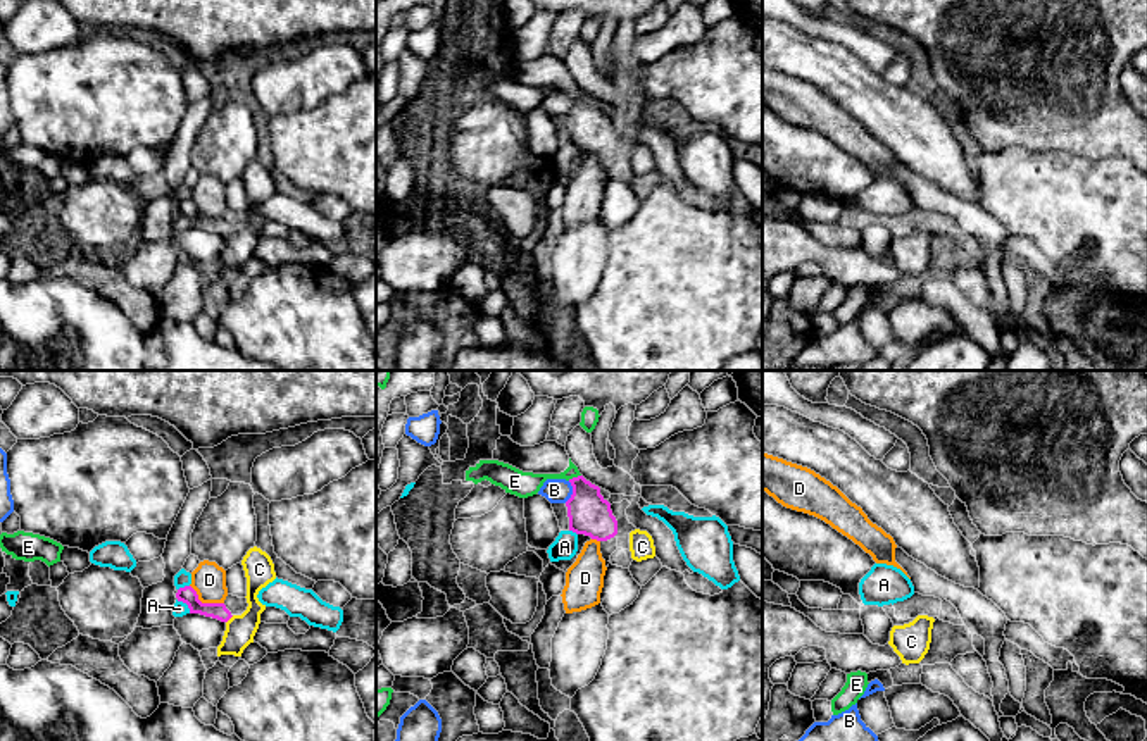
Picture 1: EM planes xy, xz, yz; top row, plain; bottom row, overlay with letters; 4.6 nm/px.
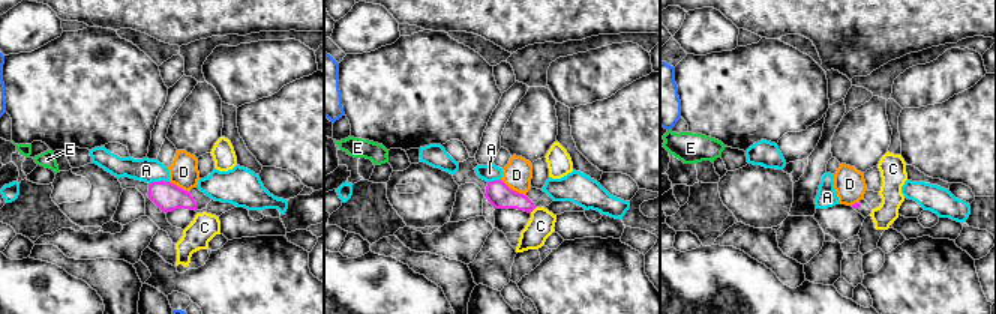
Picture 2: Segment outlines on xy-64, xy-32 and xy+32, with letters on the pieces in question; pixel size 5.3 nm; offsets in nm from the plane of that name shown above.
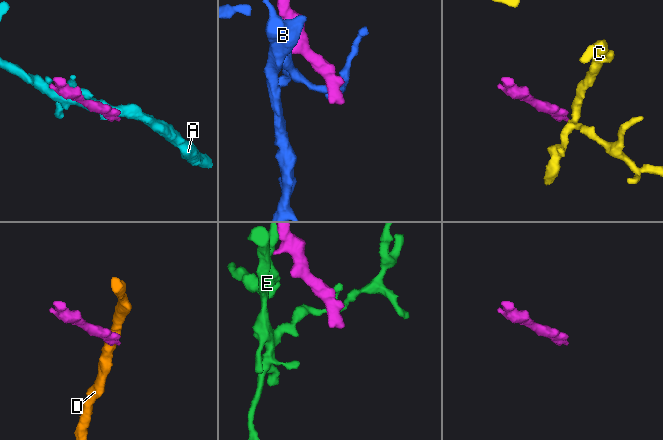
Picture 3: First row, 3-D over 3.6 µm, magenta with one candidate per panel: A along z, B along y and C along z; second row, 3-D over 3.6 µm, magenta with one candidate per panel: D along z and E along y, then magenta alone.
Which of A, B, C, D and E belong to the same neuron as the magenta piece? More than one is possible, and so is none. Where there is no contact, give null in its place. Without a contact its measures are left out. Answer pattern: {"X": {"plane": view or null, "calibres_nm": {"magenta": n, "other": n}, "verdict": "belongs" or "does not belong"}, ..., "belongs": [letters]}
{"A": {"plane": "xy", "calibres_nm": {"magenta": 80, "other": 70}, "verdict": "does not belong"}, "B": {"plane": "xz", "calibres_nm": {"magenta": 190, "other": 110}, "verdict": "does not belong"}, "C": {"plane": "xy", "calibres_nm": {"magenta": 80, "other": 140}, "verdict": "does not belong"}, "D": {"plane": "xy", "calibres_nm": {"magenta": 80, "other": 160}, "verdict": "does not belong"}, "E": {"plane": "xz", "calibres_nm": {"magenta": 190, "other": 120}, "verdict": "does not belong"}, "belongs": []}

